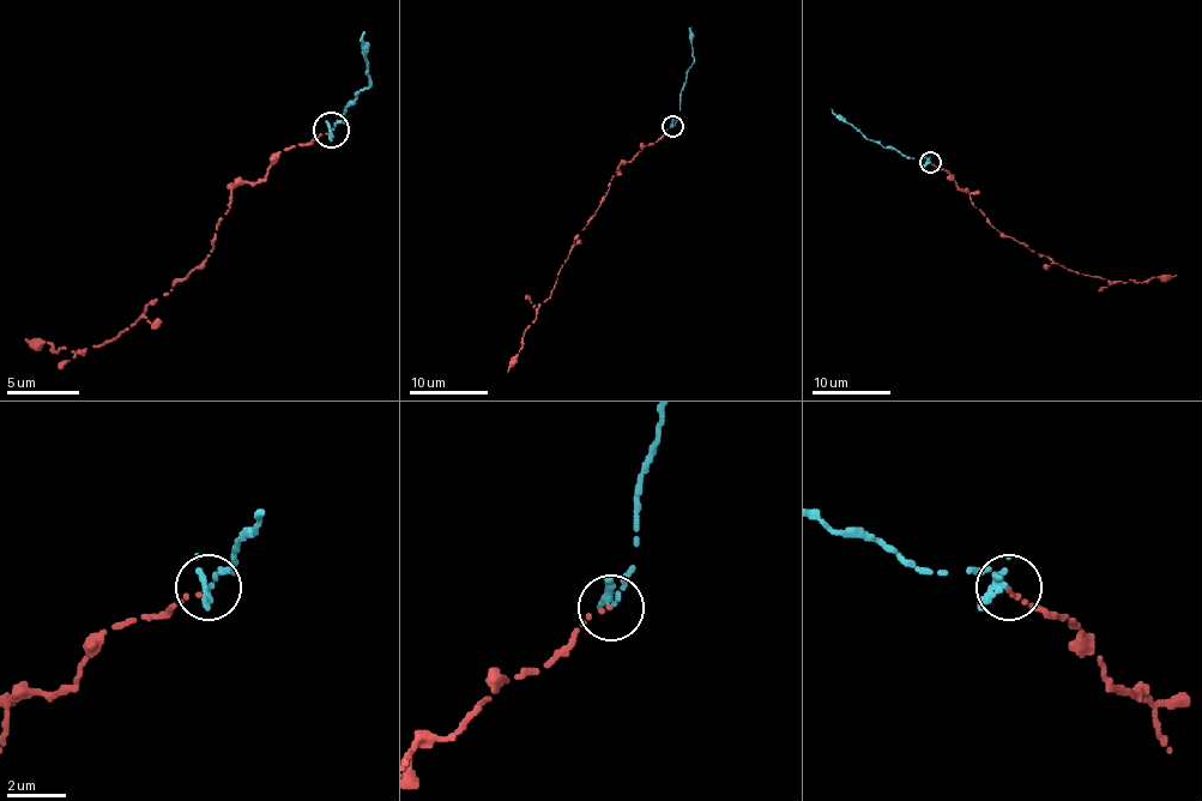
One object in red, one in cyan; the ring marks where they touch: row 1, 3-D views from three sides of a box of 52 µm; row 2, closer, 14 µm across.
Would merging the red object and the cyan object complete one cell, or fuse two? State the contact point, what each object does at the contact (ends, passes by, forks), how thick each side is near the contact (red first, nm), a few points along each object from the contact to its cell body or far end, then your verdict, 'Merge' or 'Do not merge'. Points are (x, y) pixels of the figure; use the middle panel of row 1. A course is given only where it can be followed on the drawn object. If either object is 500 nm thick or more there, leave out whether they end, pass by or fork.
Place: (672, 126). At the ring red ends. At the ring cyan passes by. Thickness 130 nm (red) against 240 nm. Course of red: (672, 126), (617, 167), (562, 264), (550, 295), (537, 309), (537, 319), (525, 331), (523, 347), (507, 372). Course of cyan: (672, 126), (686, 73), (694, 61), (690, 28). Merge

